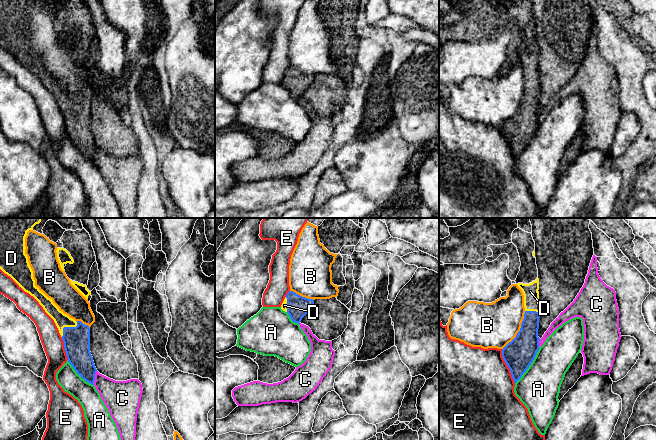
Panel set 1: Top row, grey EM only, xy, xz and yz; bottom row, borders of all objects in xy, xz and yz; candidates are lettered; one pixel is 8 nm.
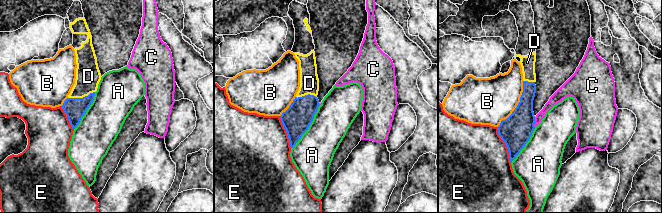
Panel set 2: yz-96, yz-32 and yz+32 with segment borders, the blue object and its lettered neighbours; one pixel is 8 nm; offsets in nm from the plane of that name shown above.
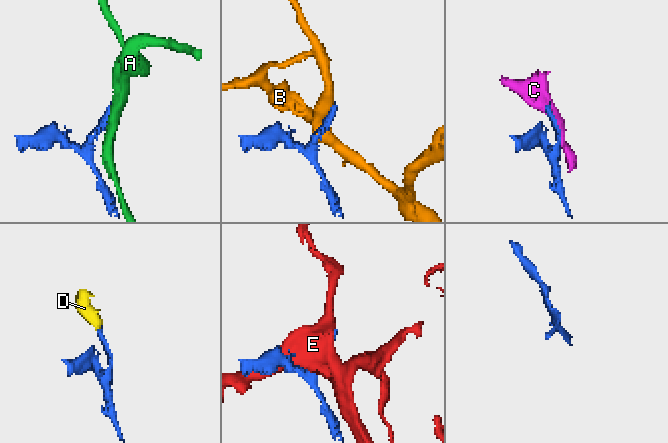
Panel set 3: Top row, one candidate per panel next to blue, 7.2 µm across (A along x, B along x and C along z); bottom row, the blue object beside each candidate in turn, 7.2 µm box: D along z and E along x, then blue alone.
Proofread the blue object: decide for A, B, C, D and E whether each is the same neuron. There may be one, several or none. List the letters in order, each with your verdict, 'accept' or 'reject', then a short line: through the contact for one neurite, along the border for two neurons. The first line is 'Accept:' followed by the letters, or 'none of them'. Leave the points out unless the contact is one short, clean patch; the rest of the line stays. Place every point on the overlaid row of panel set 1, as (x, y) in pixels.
Accept: D
A: reject
B: reject
C: reject
D: accept | xy (76, 340), (76, 336), (67, 327), (61, 320)
E: reject

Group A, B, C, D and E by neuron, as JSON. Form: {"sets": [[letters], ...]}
{"sets": [["A"], ["B"], ["C"], ["D"], ["E"]]}

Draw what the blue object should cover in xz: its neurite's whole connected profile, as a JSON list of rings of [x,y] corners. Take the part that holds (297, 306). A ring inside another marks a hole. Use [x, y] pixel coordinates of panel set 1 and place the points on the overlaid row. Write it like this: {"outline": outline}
{"outline": [[[289,291],[281,305],[281,309],[289,314],[293,322],[299,324],[313,305],[313,299],[308,299]]]}

